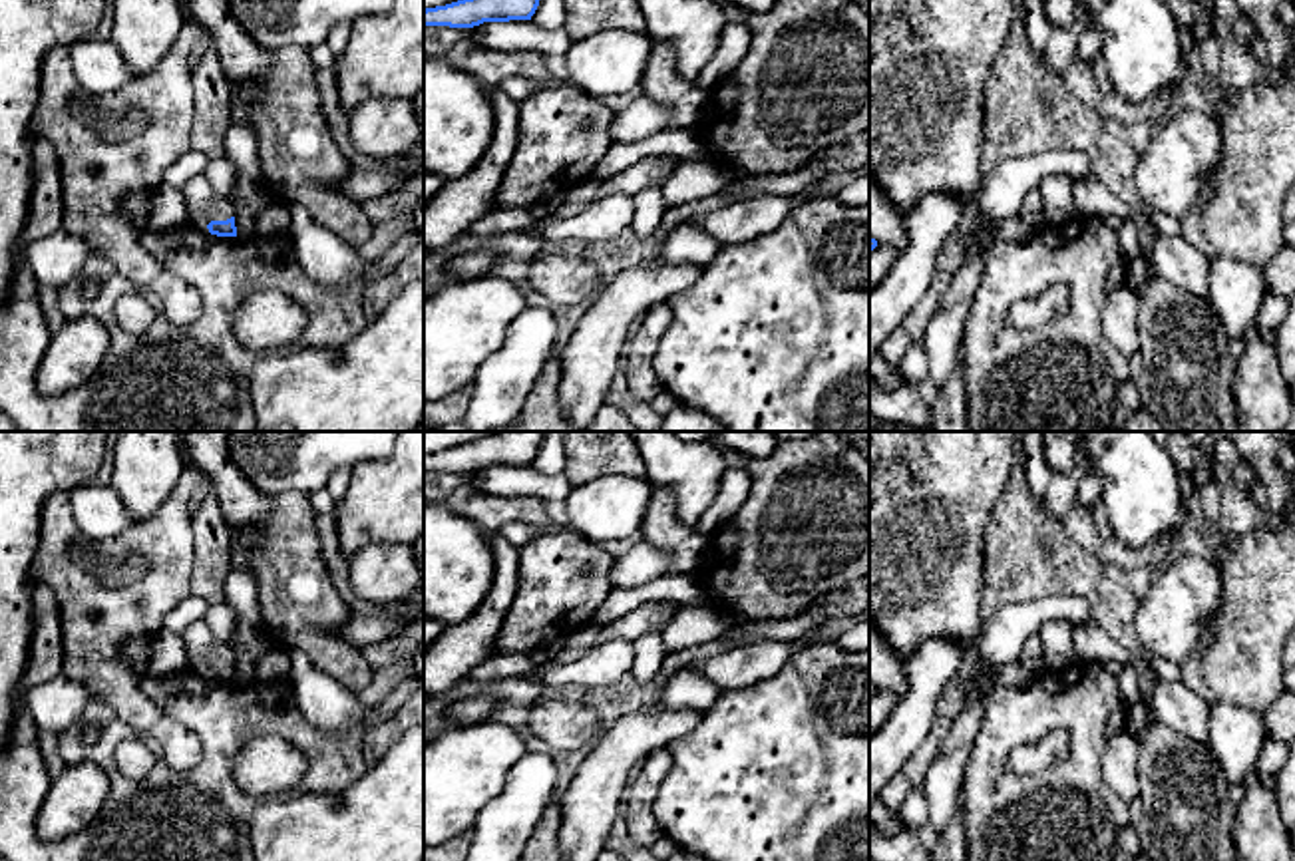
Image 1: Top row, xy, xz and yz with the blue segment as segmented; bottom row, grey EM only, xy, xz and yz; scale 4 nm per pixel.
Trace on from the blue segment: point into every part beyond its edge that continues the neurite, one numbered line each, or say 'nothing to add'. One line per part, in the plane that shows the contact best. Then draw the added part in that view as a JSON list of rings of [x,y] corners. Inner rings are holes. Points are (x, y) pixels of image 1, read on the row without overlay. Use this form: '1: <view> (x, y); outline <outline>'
1: xy (203, 649); outline [[[197,620],[189,628],[181,630],[181,638],[189,656],[189,670],[201,678],[209,678],[211,666],[227,666],[235,662],[235,650],[231,644],[219,640],[205,620]]]

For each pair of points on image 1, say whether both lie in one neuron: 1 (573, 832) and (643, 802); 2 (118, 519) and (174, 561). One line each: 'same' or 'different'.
1: different
2: different

